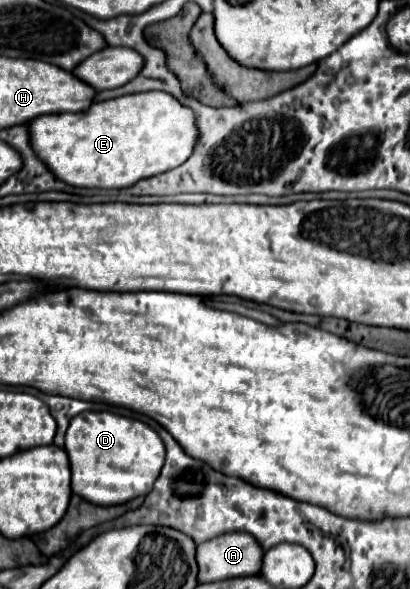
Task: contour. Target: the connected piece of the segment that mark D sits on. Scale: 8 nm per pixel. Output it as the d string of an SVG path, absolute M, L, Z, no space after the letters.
M84 411L66 431L66 453L72 469L72 491L94 505L120 505L148 495L160 467L164 443L146 423L108 411Z

